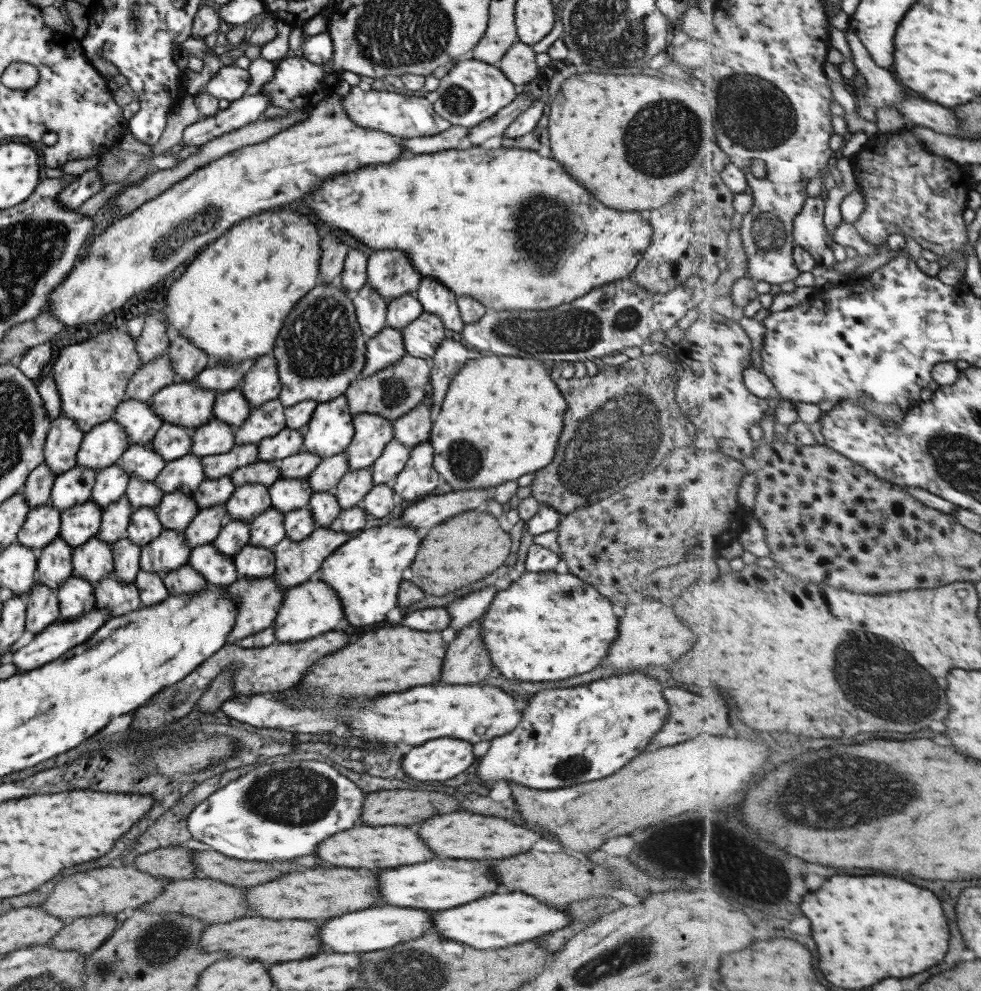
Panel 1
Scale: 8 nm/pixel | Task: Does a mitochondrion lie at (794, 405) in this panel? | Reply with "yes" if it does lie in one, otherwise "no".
no

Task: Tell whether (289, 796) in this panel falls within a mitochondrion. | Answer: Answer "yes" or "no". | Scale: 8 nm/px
yes

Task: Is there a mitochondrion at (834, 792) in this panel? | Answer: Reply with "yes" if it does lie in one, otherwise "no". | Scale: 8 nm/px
yes

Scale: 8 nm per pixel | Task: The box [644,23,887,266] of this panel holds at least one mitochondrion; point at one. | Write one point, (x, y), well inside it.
(754, 117)

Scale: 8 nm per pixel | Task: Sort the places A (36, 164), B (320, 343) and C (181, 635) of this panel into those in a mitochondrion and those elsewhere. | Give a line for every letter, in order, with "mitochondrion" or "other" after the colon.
A: other
B: mitochondrion
C: other

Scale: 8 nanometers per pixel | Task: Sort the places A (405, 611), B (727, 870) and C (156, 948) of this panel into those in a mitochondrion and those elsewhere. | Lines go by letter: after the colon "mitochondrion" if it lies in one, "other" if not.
A: other
B: other
C: mitochondrion

